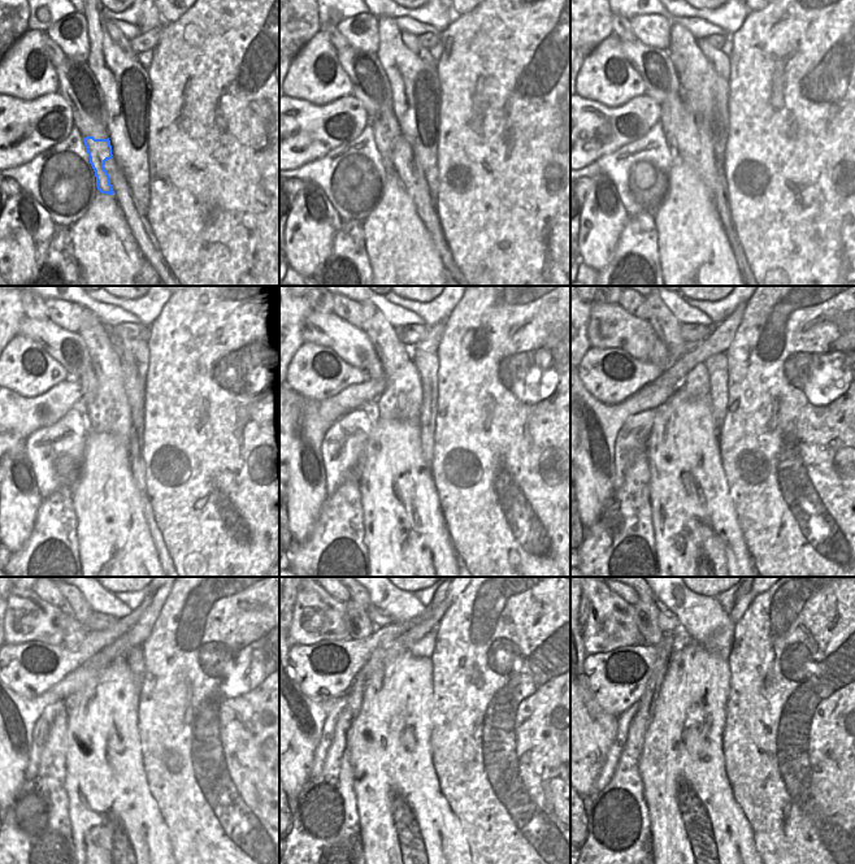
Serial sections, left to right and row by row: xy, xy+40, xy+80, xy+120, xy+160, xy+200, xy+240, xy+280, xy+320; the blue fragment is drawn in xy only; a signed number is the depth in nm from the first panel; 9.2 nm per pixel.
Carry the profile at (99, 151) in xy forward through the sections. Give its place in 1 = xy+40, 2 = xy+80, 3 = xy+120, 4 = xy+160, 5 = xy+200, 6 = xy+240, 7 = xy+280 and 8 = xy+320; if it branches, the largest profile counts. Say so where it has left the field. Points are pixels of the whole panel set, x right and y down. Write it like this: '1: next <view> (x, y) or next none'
1: next xy+40 (385, 129)
2: next xy+80 (669, 108)
3: next xy+120 (89, 385)
4: next xy+160 (376, 372)
5: next xy+200 (659, 355)
6: next xy+240 (73, 632)
7: next xy+280 (359, 625)
8: next xy+320 (646, 612)

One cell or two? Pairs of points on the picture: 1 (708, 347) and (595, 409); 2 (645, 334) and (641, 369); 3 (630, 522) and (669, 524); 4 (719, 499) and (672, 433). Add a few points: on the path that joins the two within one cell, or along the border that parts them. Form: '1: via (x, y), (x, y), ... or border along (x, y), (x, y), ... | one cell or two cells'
1: via (680, 370), (649, 402), (641, 402), (624, 411) | one cell
2: border along (613, 348), (621, 348), (637, 359), (649, 361) | two cells
3: border along (649, 494), (656, 554) | two cells
4: via (702, 482), (685, 464), (682, 450) | one cell

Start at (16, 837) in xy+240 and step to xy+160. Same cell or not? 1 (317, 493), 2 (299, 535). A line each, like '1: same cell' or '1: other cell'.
1: other cell
2: other cell

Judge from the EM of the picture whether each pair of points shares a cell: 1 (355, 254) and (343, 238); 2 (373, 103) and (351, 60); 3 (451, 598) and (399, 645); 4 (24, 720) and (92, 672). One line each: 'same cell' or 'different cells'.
1: same cell
2: same cell
3: same cell
4: same cell

